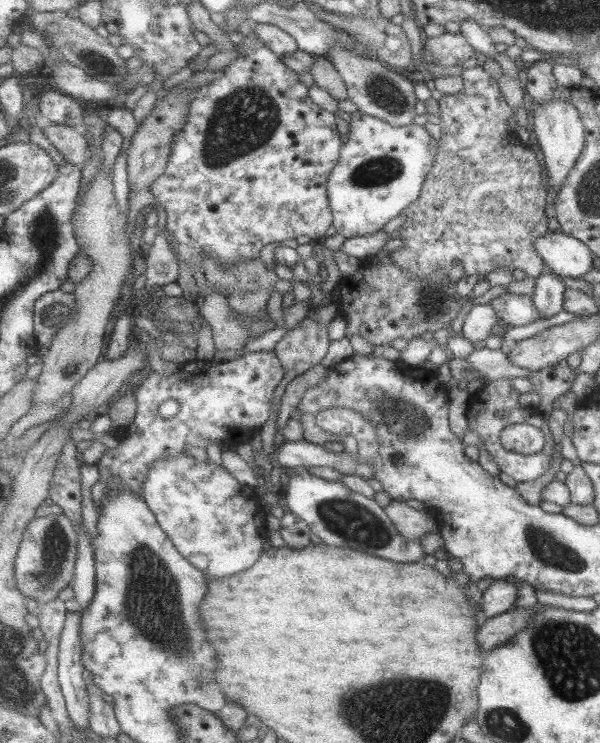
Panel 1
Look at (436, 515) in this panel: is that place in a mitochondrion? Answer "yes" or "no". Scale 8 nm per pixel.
no

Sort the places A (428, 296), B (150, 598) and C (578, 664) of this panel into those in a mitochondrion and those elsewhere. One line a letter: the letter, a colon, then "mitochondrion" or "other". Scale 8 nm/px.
A: mitochondrion
B: mitochondrion
C: mitochondrion

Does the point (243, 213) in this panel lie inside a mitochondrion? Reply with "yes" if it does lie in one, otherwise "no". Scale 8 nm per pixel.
no

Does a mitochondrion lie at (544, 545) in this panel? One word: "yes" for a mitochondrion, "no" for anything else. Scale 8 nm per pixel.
yes

